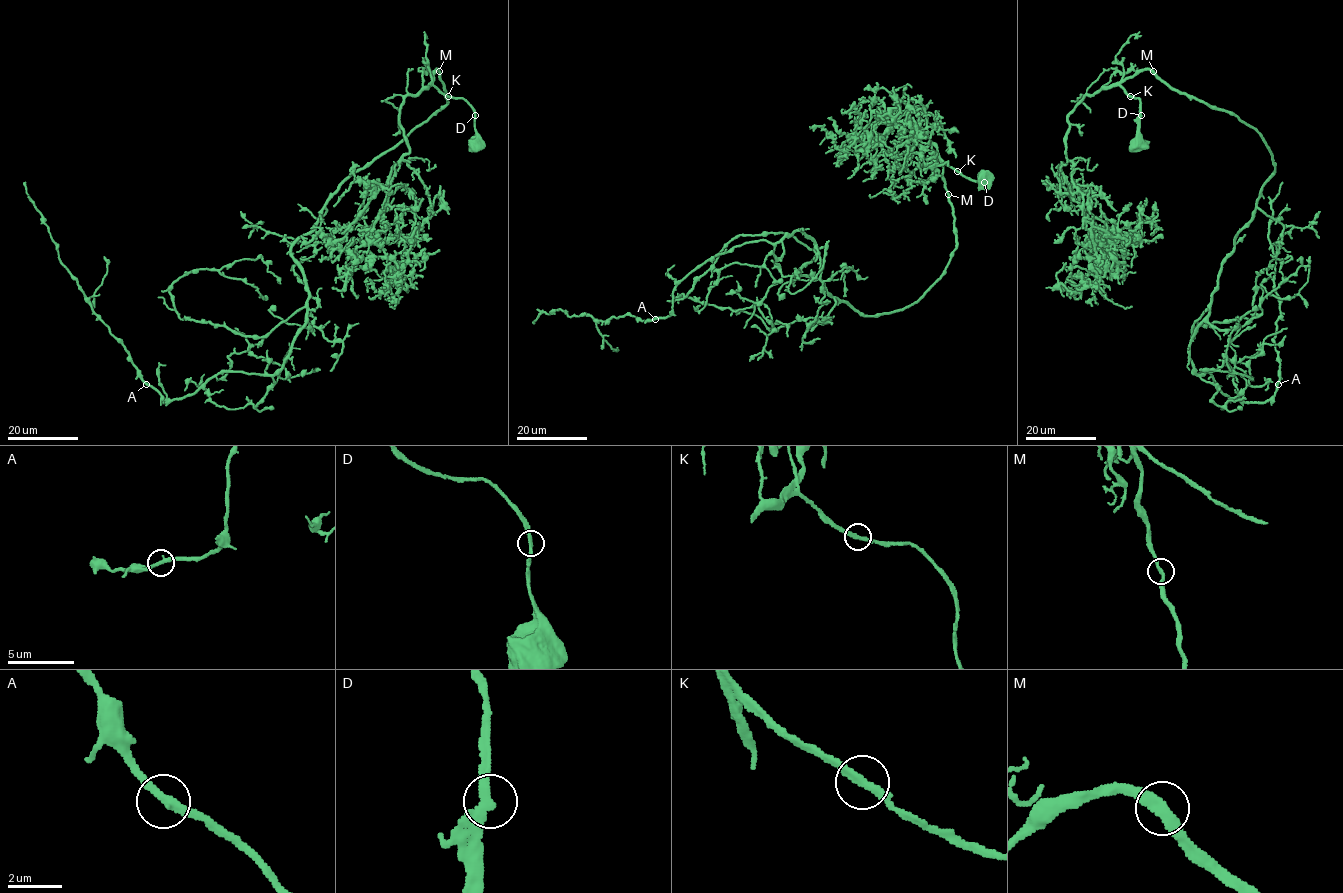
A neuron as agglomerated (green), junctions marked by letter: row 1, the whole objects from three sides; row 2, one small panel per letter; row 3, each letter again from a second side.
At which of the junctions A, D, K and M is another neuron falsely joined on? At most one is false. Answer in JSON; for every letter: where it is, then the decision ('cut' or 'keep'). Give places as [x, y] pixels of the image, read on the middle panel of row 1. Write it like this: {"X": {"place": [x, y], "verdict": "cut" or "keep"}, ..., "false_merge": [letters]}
{"A": {"place": [655, 319], "verdict": "keep"}, "D": {"place": [984, 182], "verdict": "keep"}, "K": {"place": [957, 171], "verdict": "keep"}, "M": {"place": [948, 194], "verdict": "keep"}, "false_merge": []}

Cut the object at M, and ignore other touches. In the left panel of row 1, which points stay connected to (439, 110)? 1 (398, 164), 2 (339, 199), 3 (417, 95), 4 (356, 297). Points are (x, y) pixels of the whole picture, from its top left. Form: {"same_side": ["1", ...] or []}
{"same_side": []}

